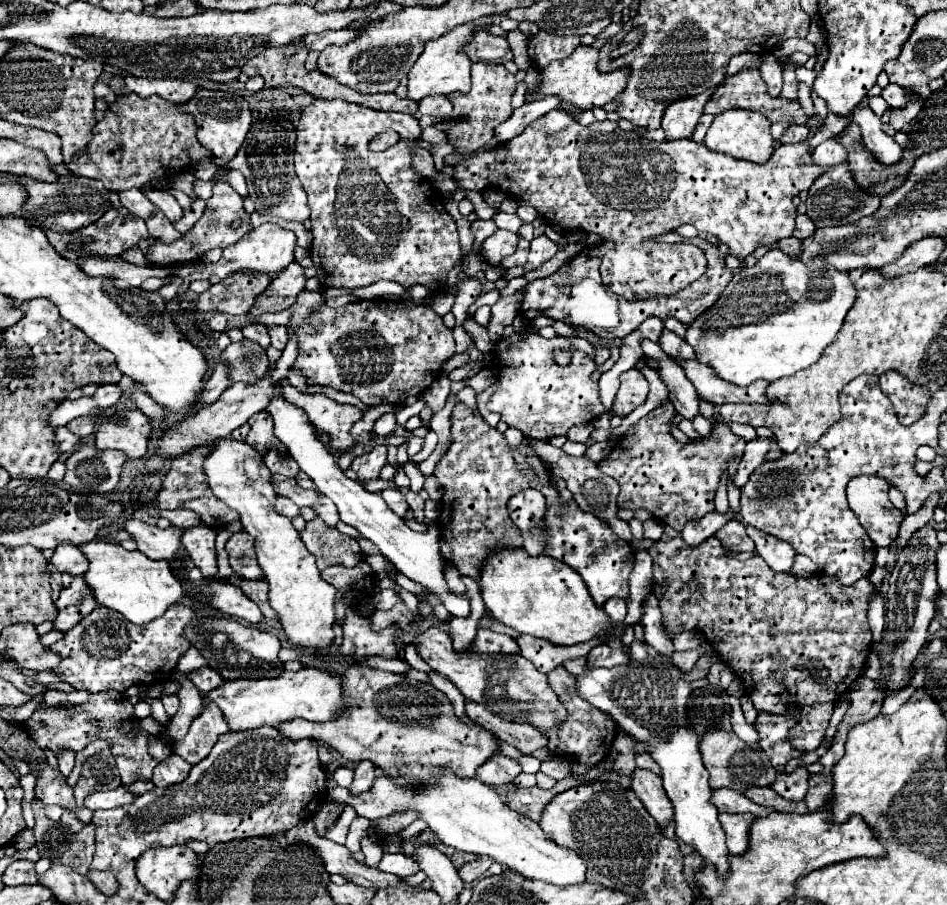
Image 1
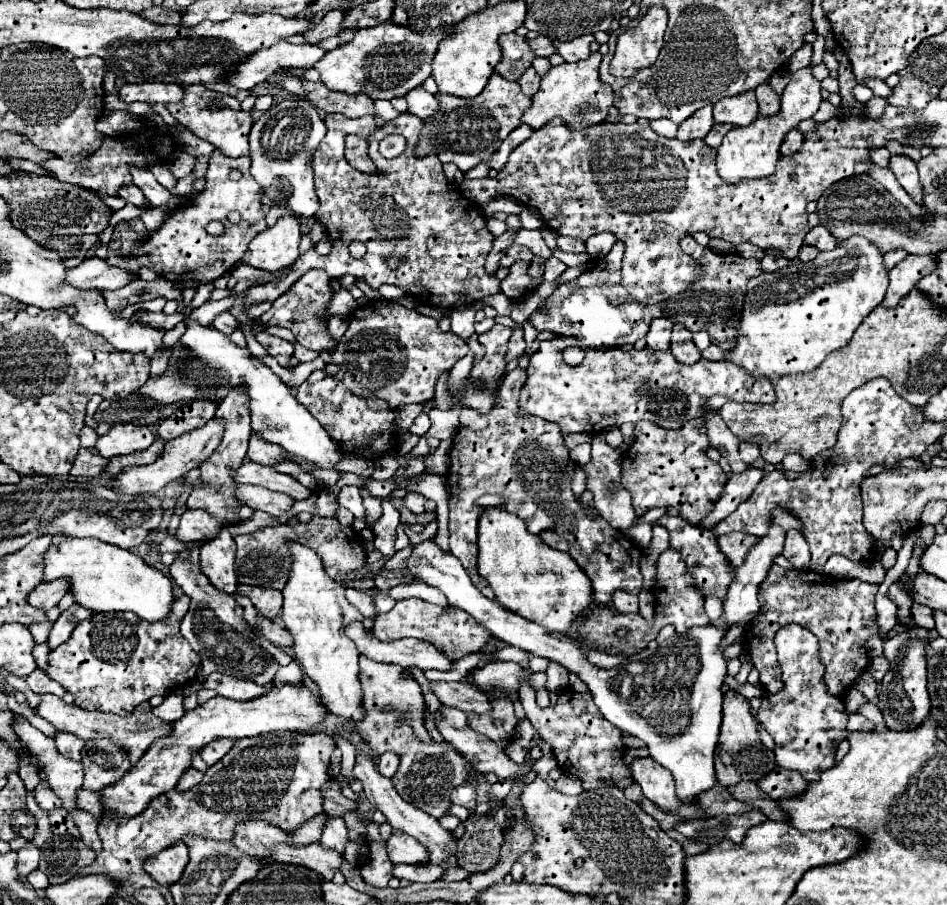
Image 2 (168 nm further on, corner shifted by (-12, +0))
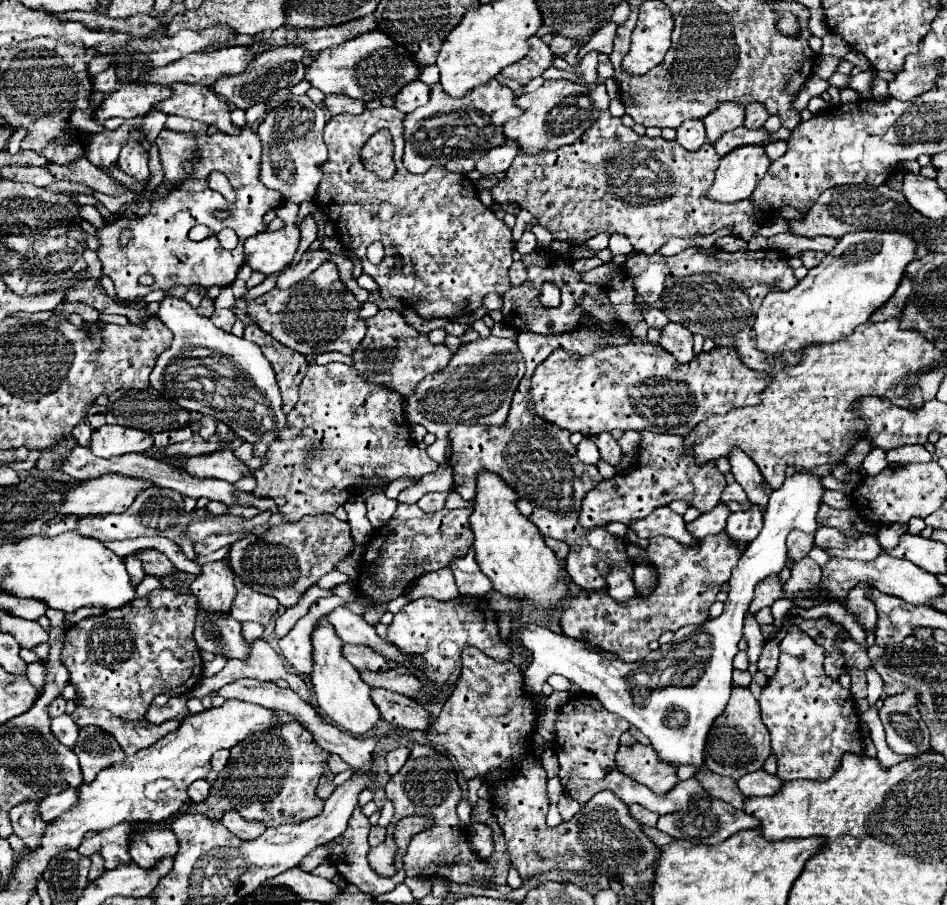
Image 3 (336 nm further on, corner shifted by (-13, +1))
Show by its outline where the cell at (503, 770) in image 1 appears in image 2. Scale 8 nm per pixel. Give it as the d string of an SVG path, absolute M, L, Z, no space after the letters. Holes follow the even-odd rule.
M441 706L439 712L437 712L435 722L437 722L437 730L443 734L443 738L445 738L447 742L451 742L461 754L467 754L467 758L471 758L471 762L475 764L475 768L477 768L479 772L483 772L483 774L489 774L489 772L491 772L491 774L495 774L499 780L507 780L507 778L517 778L517 776L529 774L531 768L529 768L527 764L517 764L517 762L513 762L513 760L505 754L505 750L503 750L503 746L501 746L499 742L493 742L491 738L487 738L487 736L483 736L483 734L477 734L477 732L469 726L467 714L463 714L461 710Z

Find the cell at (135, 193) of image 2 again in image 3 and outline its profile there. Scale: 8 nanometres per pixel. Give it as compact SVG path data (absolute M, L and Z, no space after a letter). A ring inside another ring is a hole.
M76 157L68 165L56 165L48 163L46 169L52 173L56 181L70 181L70 183L82 183L94 191L106 193L106 195L120 195L126 189L120 187L110 175L106 175L102 169L92 165L86 157Z

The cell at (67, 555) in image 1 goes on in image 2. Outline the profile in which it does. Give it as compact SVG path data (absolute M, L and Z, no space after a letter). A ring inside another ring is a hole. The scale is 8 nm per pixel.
M57 578L53 582L41 582L31 594L29 594L29 602L33 606L39 606L43 610L49 610L53 608L61 598L63 594L69 590L69 580L67 578Z

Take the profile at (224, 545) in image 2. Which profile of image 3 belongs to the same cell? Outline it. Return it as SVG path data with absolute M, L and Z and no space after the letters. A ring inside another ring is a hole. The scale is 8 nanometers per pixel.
M228 559L206 563L202 575L192 583L192 595L198 599L198 605L206 613L230 613L236 587L234 573L230 571Z

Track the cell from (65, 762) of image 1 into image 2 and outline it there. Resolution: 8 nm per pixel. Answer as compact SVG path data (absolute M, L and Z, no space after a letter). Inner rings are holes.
M57 732L55 742L57 742L57 746L59 746L59 752L61 752L65 758L71 758L71 760L75 760L75 762L81 762L81 750L83 750L83 740L81 740L81 738L75 738L75 734Z

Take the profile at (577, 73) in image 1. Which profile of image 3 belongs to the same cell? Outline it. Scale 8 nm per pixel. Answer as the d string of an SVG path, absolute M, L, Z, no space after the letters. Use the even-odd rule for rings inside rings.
M546 81L534 93L522 93L514 99L514 105L524 109L520 117L504 123L504 139L514 141L520 153L536 155L540 151L554 151L558 147L574 143L598 117L602 109L608 109L610 97L606 87L600 83L594 91L588 91L580 83L572 81Z

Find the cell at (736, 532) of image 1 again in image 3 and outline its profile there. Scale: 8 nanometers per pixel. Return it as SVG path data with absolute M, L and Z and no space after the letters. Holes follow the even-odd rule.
M724 531L704 537L698 547L682 545L670 537L652 537L646 553L650 565L658 571L658 585L650 597L632 597L630 601L618 603L608 591L582 591L560 605L562 633L610 651L624 661L642 661L650 651L648 645L662 633L678 631L692 623L700 625L708 619L708 607L718 595L716 589L730 579L730 573L740 559L738 545Z

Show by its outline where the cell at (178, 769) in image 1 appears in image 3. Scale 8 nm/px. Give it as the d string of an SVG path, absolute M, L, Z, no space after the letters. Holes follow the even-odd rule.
M196 781L196 783L192 783L192 785L188 787L188 795L190 795L190 799L192 799L194 803L202 803L202 801L206 801L208 791L210 791L208 781Z

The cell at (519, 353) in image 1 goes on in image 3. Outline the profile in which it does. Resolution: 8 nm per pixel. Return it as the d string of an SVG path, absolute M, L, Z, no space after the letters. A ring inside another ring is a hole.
M628 343L596 349L588 355L564 353L558 349L548 361L536 367L532 399L534 411L542 419L556 423L570 433L578 431L584 437L615 429L632 429L638 433L650 429L684 437L710 415L758 405L768 379L766 373L748 369L732 345L700 353L690 363L682 365L658 345Z

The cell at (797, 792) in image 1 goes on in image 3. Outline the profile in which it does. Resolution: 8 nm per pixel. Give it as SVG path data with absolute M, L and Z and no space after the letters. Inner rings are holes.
M760 769L756 773L748 773L748 775L740 777L736 783L744 797L774 795L782 787L782 781L776 775L768 775L764 769Z

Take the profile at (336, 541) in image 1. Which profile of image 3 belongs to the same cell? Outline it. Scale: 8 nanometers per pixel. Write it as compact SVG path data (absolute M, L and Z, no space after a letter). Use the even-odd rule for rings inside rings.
M316 515L302 517L296 523L282 523L270 529L274 541L260 541L256 535L248 535L242 541L230 547L230 565L234 573L258 593L276 597L282 607L292 607L300 601L306 591L298 591L298 587L312 587L322 575L332 571L340 559L352 553L352 537L350 525L346 521L338 521L334 515Z

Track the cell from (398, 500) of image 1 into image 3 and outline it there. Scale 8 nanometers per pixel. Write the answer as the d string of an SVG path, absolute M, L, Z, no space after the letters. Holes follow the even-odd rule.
M426 493L420 501L418 501L418 507L426 513L434 513L434 511L440 511L444 509L444 503L448 499L448 493Z

